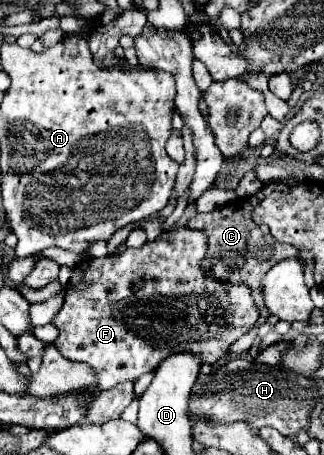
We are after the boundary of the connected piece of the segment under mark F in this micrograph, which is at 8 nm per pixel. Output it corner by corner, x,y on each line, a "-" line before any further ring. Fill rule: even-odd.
182,227
182,229
172,229
168,233
162,233
156,241
148,241
144,243
140,249
134,249
134,247
128,247
124,253
120,255
108,255
108,257
102,257
102,259
88,259
84,261
86,263
80,263
76,265
74,269
74,275
72,275
72,285
66,289
66,299
64,299
64,307
60,309
60,313
56,315
56,319
52,321
58,329
60,329
60,335
58,339
54,341
54,347
68,359
72,361
84,361
88,363
96,375
98,375
98,381
100,381
100,387
102,389
112,389
114,385
122,383
122,381
136,381
140,375
144,373
152,373
166,357
170,357
172,353
184,353
184,351
190,351
194,355
200,357
202,363
206,365
216,365
222,357
226,357
230,353
230,347
242,337
248,333
250,327
254,327
254,323
258,321
260,317
260,309
258,305
254,303
252,299
252,293
250,293
250,287
246,283
230,283
230,281
220,281
216,279
210,269
206,271
202,267
202,261
206,259
206,249
208,249
208,239
202,231
196,231
196,229
188,229
188,227

